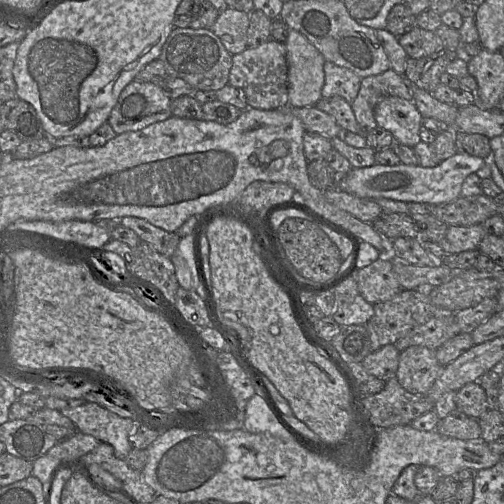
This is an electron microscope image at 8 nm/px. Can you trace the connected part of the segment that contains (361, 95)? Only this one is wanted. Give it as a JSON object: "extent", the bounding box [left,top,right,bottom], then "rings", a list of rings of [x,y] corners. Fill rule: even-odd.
{"extent":[351,68,412,133],"rings":[[[390,68],[381,74],[361,79],[358,95],[351,103],[361,133],[370,132],[378,126],[374,117],[374,108],[387,96],[412,100],[412,92],[404,76]]]}

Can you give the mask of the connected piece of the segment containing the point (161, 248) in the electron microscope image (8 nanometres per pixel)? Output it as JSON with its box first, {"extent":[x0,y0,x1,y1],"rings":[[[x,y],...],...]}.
{"extent":[120,217,181,258],"rings":[[[123,217],[120,225],[133,230],[141,241],[168,258],[173,255],[181,239],[177,233],[167,232],[138,217]]]}

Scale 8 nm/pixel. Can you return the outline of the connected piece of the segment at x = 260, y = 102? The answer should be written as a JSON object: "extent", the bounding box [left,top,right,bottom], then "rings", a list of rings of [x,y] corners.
{"extent":[228,39,288,109],"rings":[[[269,39],[255,48],[247,47],[244,51],[234,54],[228,84],[241,88],[246,95],[248,108],[284,109],[288,104],[288,65],[285,43]]]}

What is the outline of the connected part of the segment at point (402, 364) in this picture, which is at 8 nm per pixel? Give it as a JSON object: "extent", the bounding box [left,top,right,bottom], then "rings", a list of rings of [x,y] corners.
{"extent":[395,346,442,392],"rings":[[[410,346],[400,352],[395,377],[407,392],[428,392],[442,369],[435,350],[425,346]]]}

